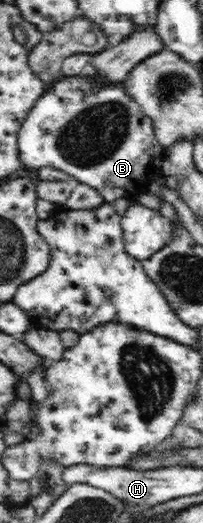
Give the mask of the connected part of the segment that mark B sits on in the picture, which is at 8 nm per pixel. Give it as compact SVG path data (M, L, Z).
M83 76L62 77L57 80L49 92L44 92L44 94L35 101L35 104L29 109L27 116L18 128L16 136L16 155L23 174L30 170L37 170L47 166L53 167L67 173L73 183L79 182L81 184L92 186L95 190L99 191L99 194L103 197L105 202L110 203L119 200L119 198L129 198L130 196L140 193L144 190L144 187L147 186L147 182L151 182L151 180L156 180L161 177L161 162L163 162L165 147L159 142L159 139L157 139L153 126L153 119L151 119L151 117L148 117L141 109L127 110L125 108L127 104L131 104L131 99L131 97L125 94L121 85L92 86L88 77Z

